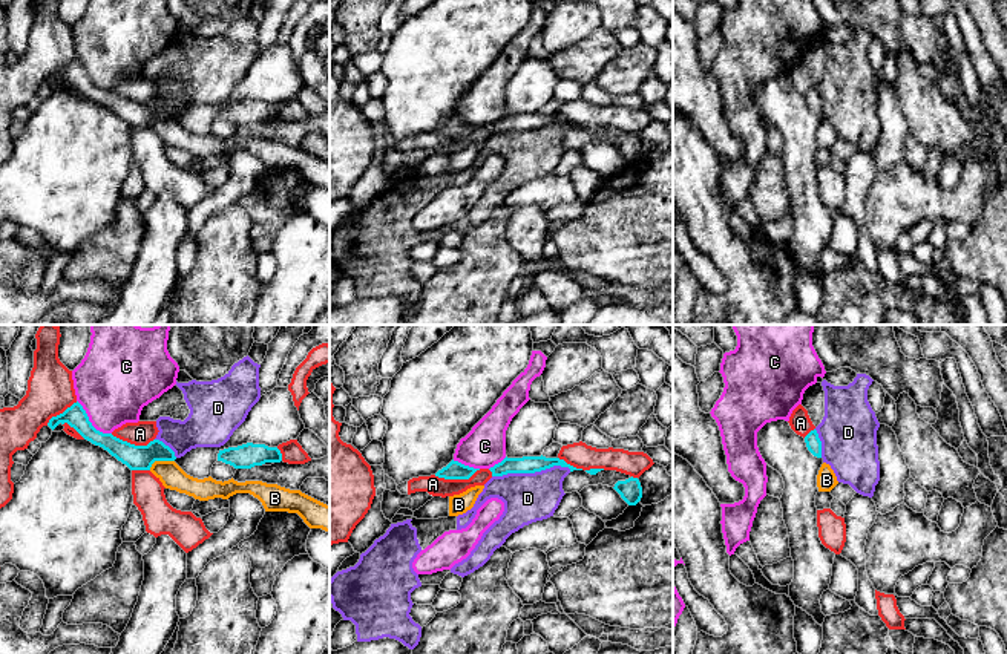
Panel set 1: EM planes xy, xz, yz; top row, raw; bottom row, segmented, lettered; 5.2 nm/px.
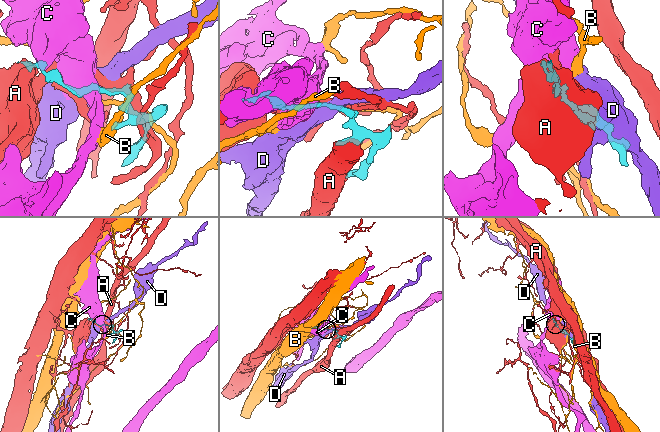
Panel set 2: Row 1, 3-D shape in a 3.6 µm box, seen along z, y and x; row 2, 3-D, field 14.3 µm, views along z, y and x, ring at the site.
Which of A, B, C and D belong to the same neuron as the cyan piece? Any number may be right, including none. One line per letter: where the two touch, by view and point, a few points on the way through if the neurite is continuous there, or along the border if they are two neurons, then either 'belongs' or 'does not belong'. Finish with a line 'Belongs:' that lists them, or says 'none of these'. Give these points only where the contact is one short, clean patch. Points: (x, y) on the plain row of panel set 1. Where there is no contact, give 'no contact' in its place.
A: xz (457, 135) | does not belong
B: xy (160, 117) | along xy (173, 117), (157, 117), (149, 126) | does not belong
C: xy (89, 78) | does not belong
D: xz (531, 129) | along xz (570, 126), (551, 123), (534, 129), (508, 129), (492, 134) | does not belong
Belongs: none of these

